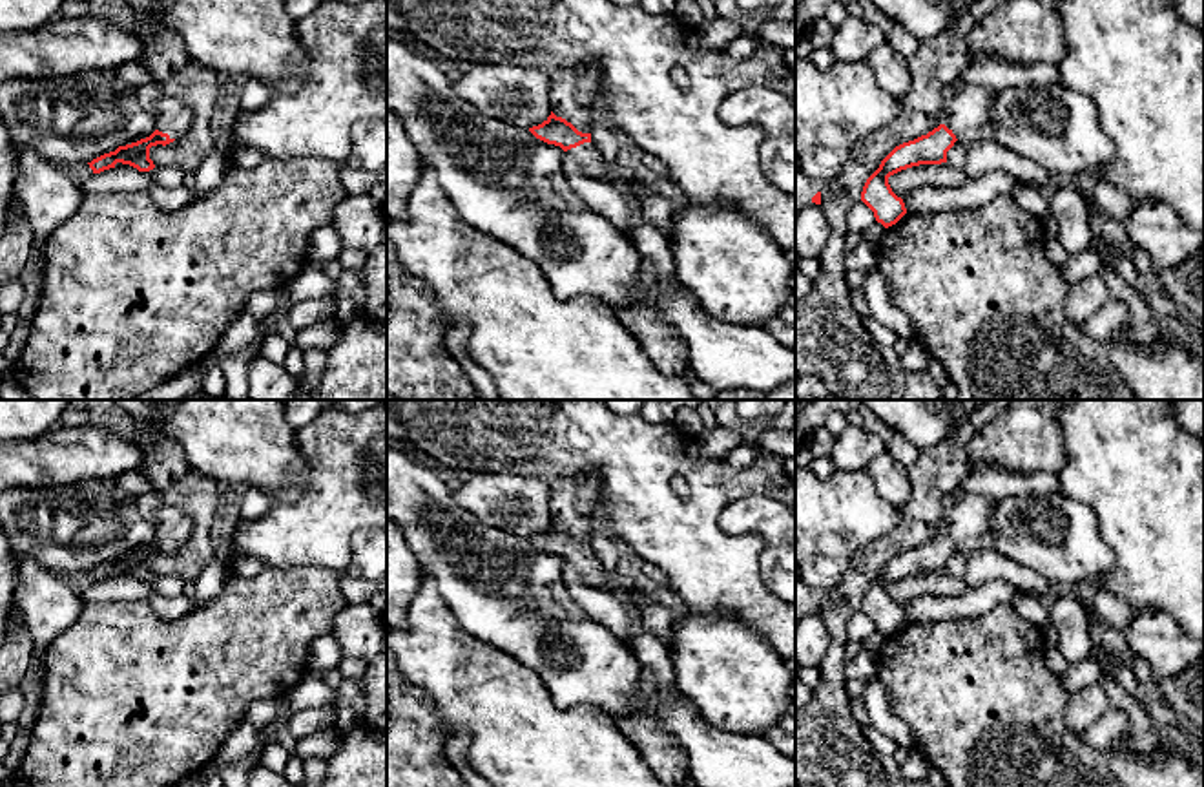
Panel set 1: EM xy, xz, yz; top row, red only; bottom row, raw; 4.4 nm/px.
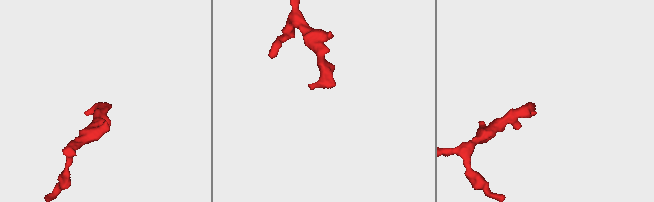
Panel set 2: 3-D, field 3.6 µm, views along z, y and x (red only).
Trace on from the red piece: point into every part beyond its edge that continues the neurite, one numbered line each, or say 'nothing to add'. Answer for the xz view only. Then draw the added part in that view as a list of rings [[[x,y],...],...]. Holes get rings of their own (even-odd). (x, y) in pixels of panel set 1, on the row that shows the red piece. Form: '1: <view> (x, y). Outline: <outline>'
1: xz (584, 159). Outline: [[[584,142],[576,148],[564,152],[566,168],[571,173],[580,173],[589,179],[607,179],[611,170],[602,163],[600,153],[593,148],[593,142]]]

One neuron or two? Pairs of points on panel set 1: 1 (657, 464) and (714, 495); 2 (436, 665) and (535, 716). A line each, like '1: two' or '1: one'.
1: one
2: one

